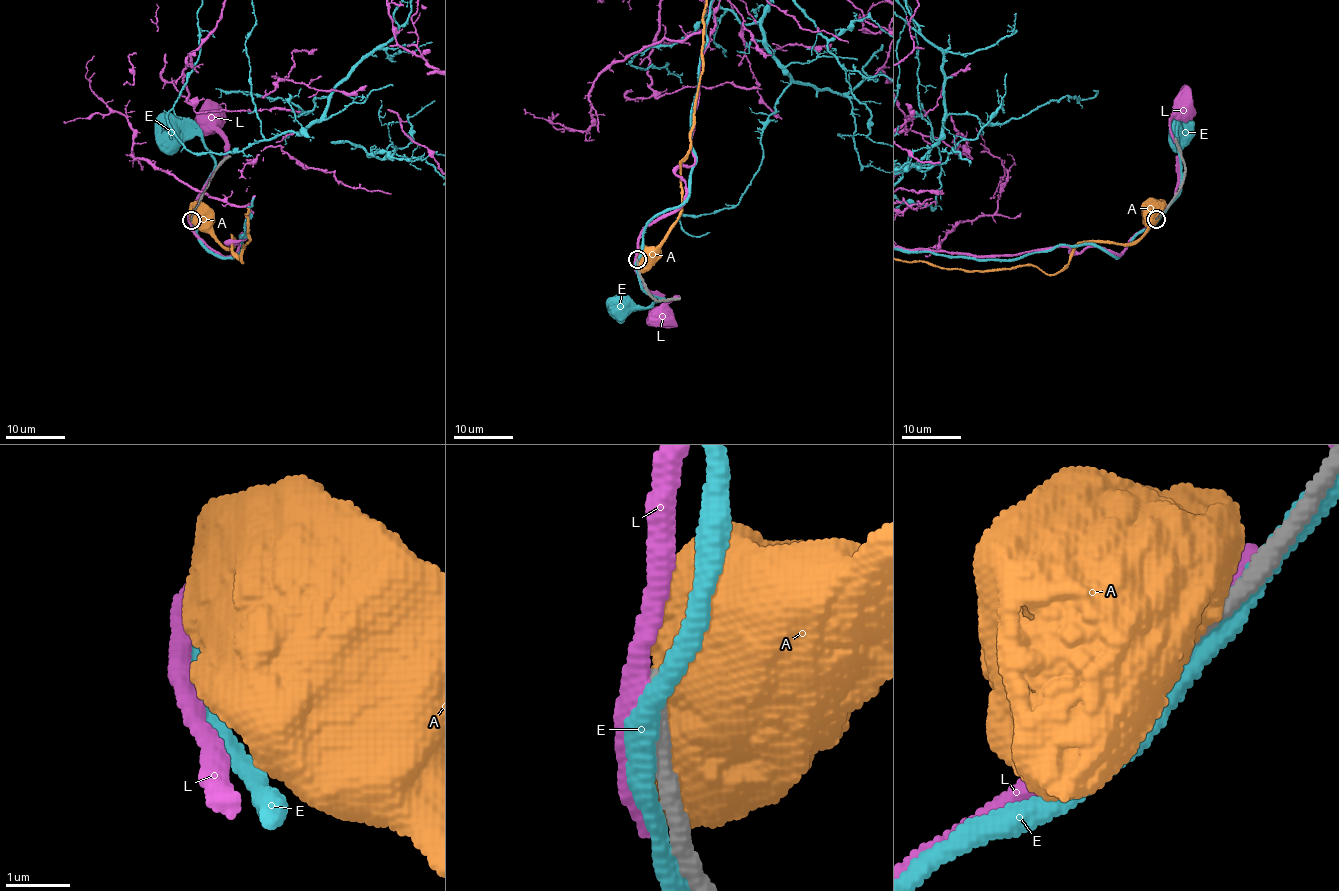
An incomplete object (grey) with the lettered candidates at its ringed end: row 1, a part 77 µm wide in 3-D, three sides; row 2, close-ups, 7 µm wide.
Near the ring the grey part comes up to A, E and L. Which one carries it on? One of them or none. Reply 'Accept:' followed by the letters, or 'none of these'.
Accept: none of these

